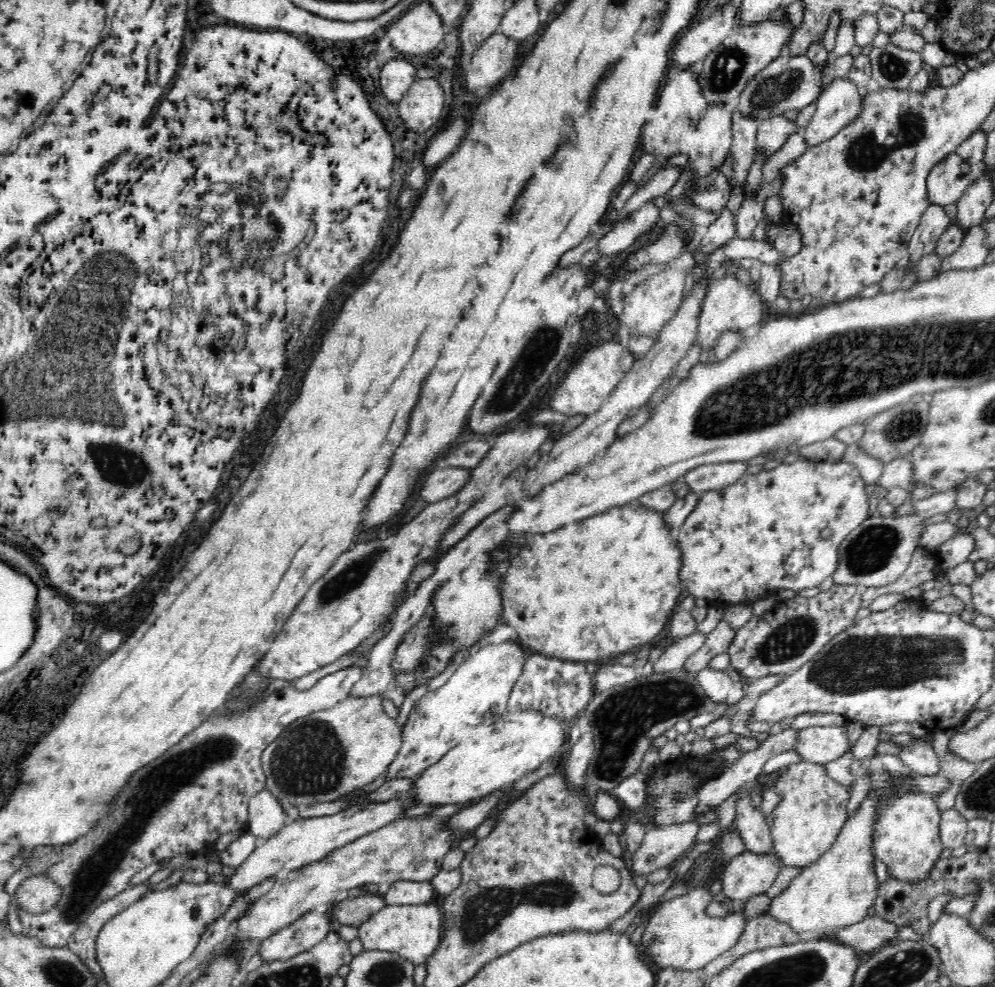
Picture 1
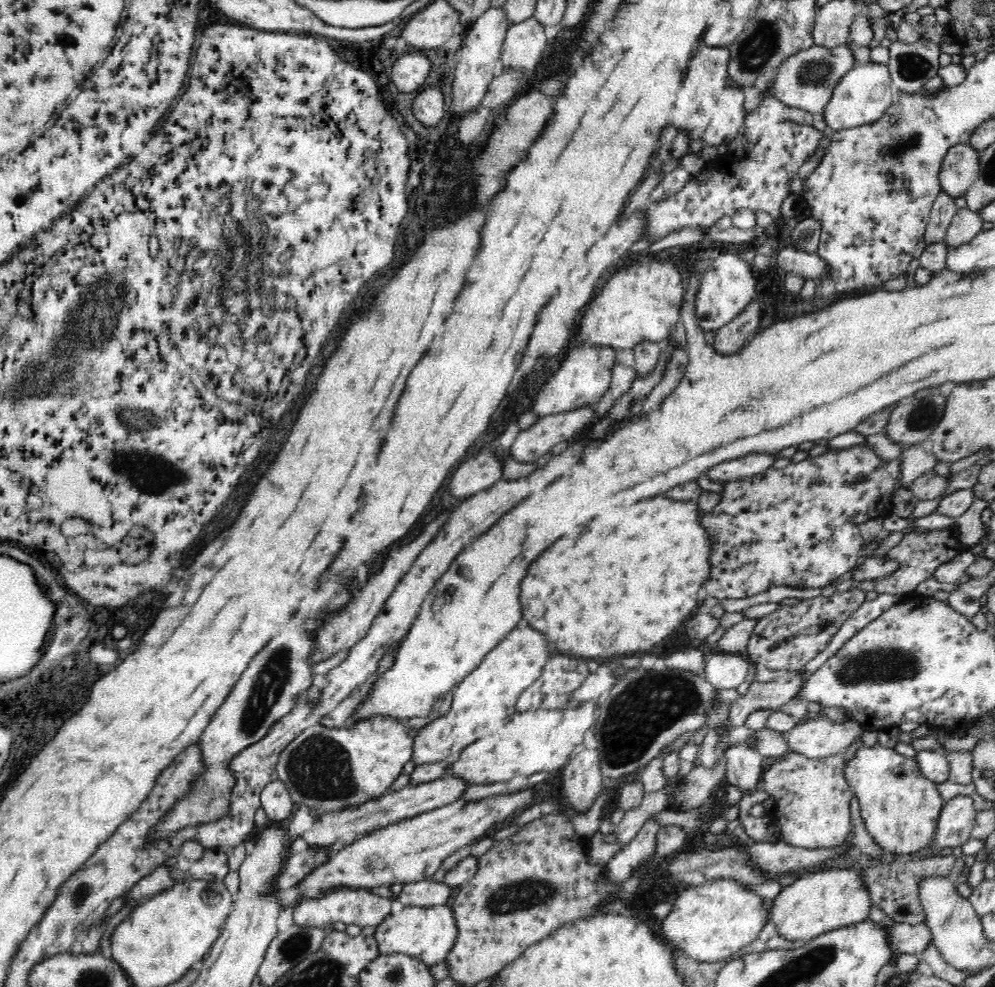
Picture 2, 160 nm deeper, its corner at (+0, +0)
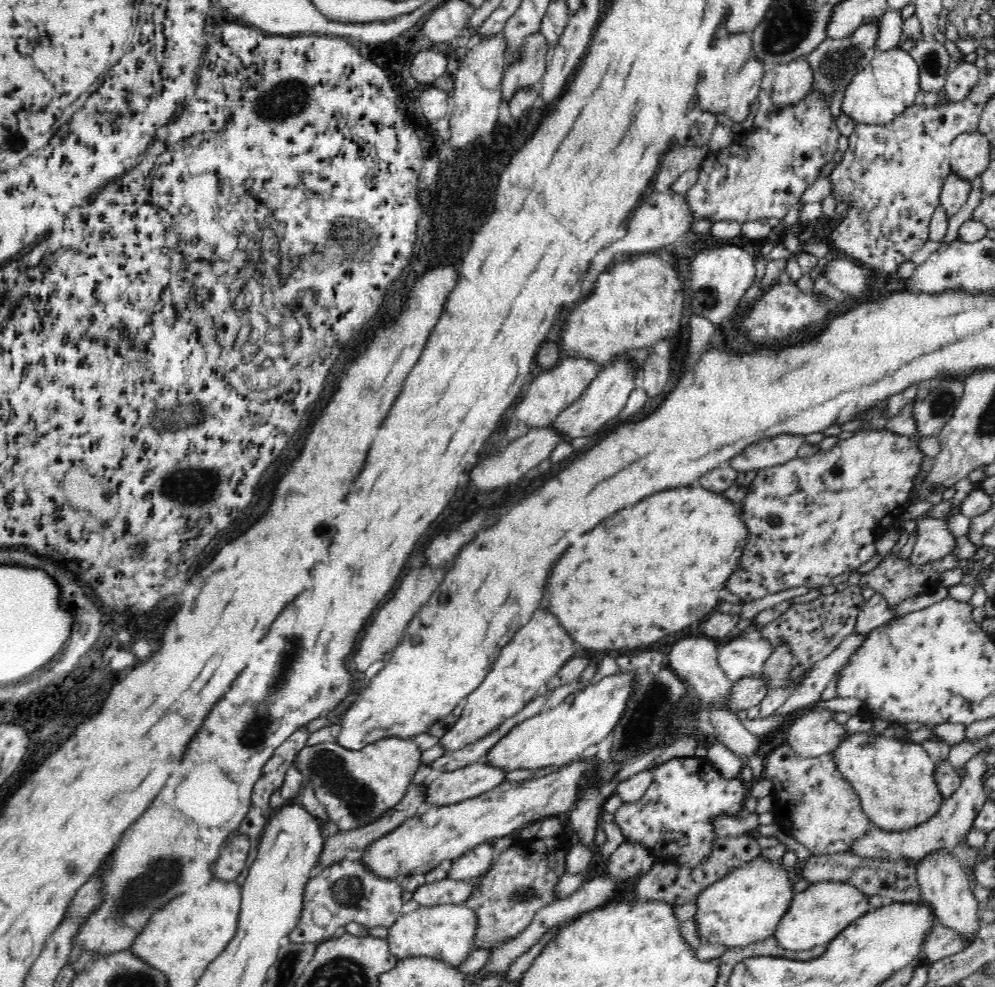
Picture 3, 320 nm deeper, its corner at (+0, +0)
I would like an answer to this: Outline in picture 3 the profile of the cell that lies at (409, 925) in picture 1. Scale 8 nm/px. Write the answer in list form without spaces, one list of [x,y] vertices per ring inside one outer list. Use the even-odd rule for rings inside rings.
[[[462,904],[421,906],[415,911],[402,914],[389,927],[388,947],[397,959],[430,957],[452,966],[460,966],[474,952],[476,936],[476,911]]]

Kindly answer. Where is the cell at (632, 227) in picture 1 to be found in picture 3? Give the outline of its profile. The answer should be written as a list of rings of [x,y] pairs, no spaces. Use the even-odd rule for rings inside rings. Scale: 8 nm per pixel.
[[[811,90],[794,106],[784,106],[780,112],[773,114],[764,128],[749,128],[737,136],[729,147],[716,153],[710,151],[698,170],[696,184],[684,194],[695,221],[736,220],[743,223],[770,218],[783,220],[790,206],[800,201],[806,188],[820,176],[820,170],[833,160],[838,151],[841,134],[830,106],[831,102],[827,102],[819,90]]]

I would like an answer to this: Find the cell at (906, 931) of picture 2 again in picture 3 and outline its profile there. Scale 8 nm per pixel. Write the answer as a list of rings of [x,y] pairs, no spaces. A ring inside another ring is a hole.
[[[936,923],[932,932],[924,938],[921,961],[936,962],[946,956],[954,956],[954,954],[966,950],[970,944],[970,941],[964,941],[956,931]]]

